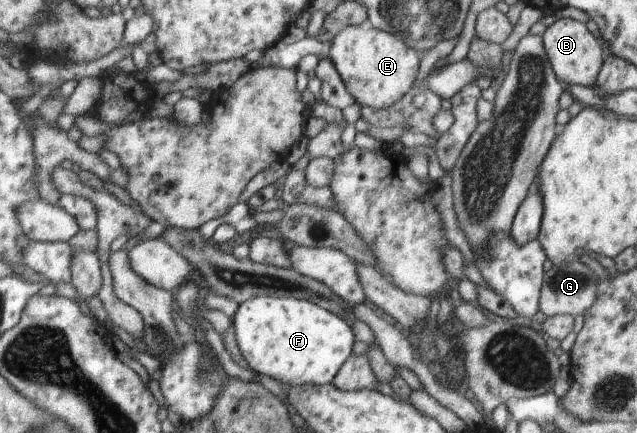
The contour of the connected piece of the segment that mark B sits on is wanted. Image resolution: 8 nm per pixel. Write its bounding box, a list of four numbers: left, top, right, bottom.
[541,18,604,88]

